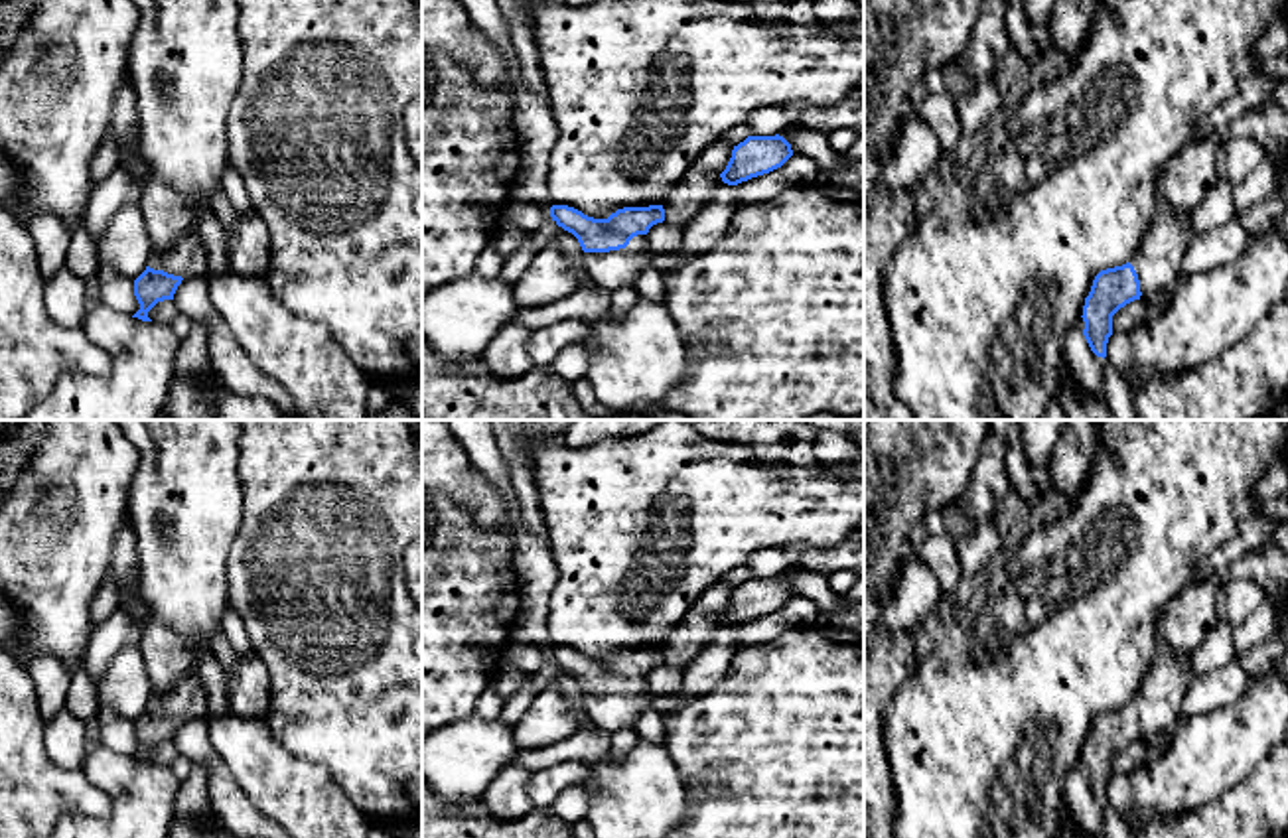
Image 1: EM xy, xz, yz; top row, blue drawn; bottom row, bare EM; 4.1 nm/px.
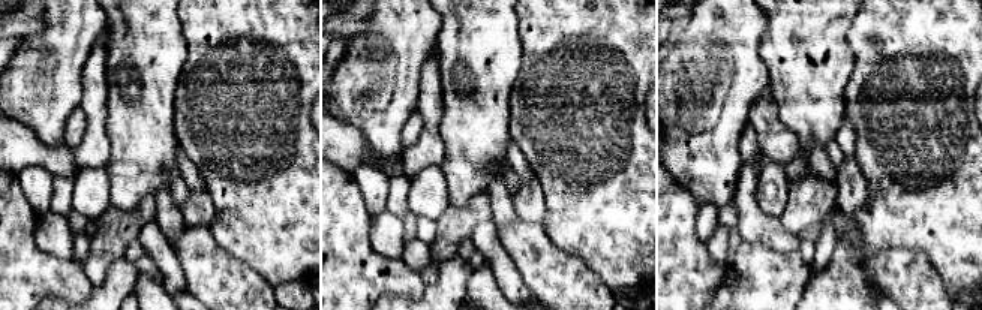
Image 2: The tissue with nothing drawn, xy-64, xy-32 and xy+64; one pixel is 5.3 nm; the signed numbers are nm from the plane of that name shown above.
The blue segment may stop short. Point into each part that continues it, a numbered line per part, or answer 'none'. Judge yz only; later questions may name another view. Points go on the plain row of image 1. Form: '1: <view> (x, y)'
1: yz (1156, 702)
2: yz (1087, 813)

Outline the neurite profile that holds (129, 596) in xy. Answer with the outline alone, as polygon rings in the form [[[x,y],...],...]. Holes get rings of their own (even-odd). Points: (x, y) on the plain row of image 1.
[[[114,582],[114,586],[116,586],[116,594],[118,594],[118,603],[130,613],[130,617],[136,619],[136,623],[140,627],[144,627],[144,623],[146,623],[146,605],[142,601],[138,582],[130,582],[130,584]]]

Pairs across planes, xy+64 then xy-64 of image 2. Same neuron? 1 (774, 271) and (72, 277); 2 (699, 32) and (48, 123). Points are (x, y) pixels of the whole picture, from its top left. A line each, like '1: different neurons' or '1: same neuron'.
1: different neurons
2: same neuron

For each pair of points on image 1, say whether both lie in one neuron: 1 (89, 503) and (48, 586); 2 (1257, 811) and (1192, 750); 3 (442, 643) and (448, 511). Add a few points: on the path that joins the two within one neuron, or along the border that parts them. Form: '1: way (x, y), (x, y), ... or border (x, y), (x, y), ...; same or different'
1: way (79, 523), (50, 553), (50, 566); same
2: border (1267, 756), (1237, 783), (1194, 811); different
3: way (446, 610), (448, 545); same

